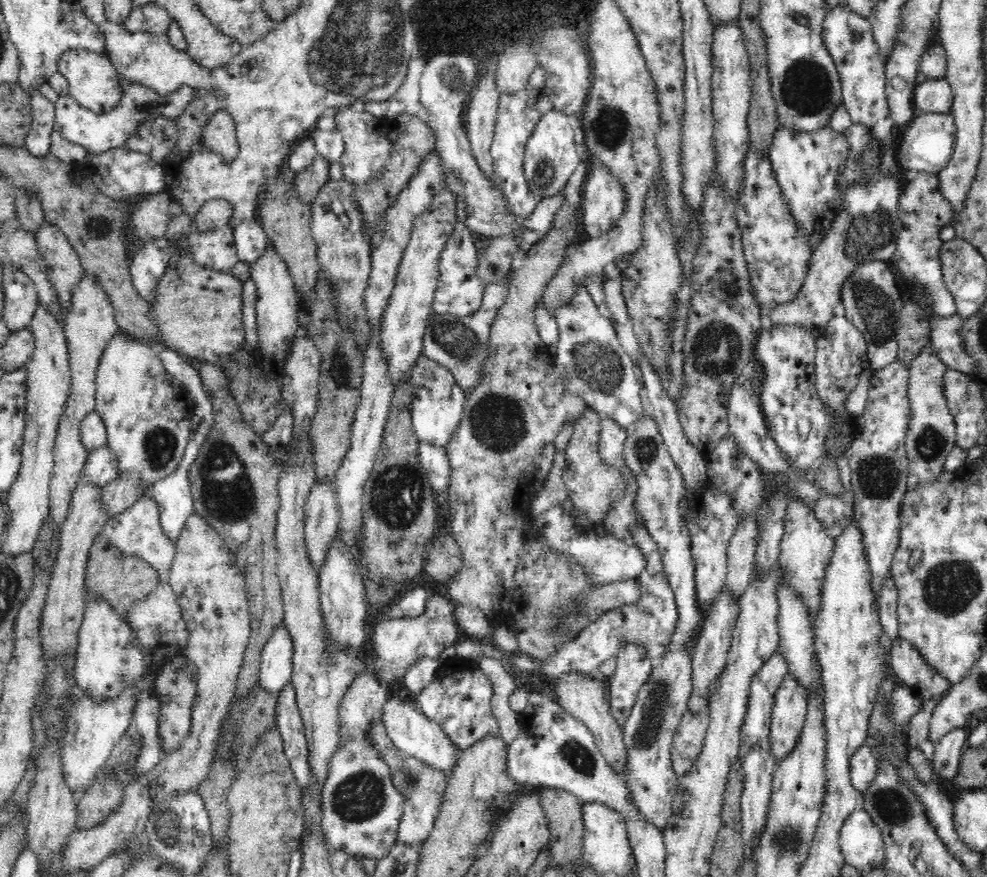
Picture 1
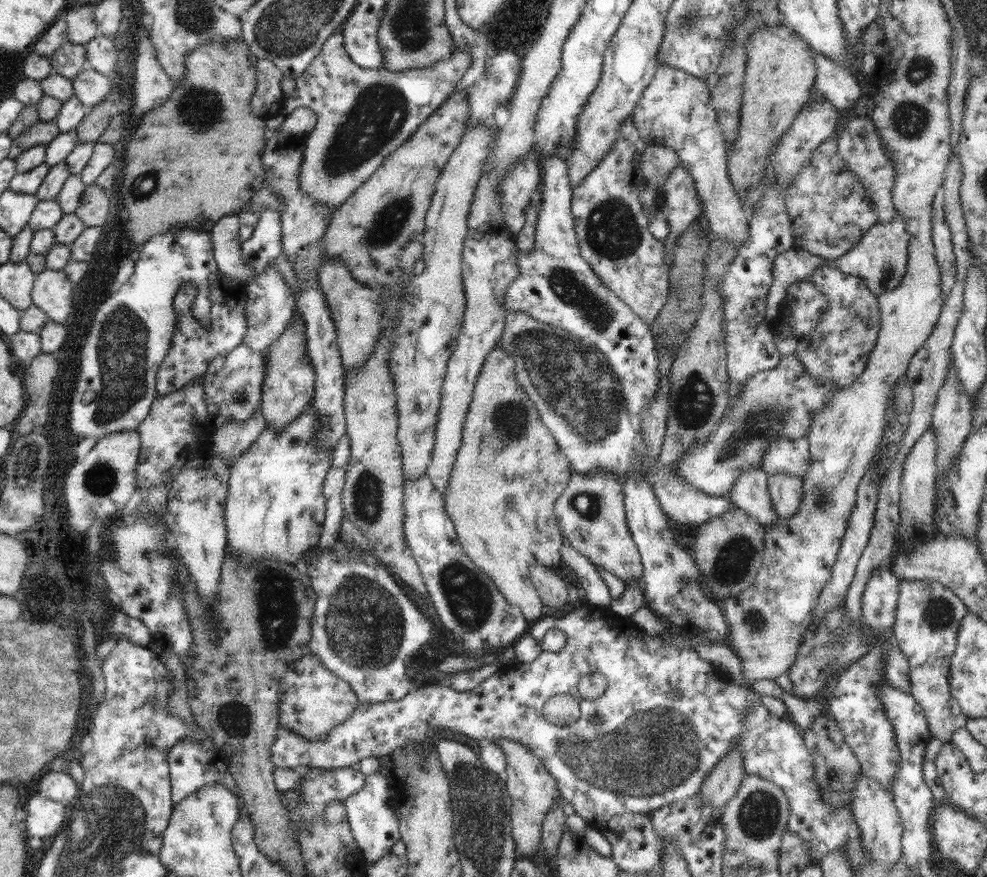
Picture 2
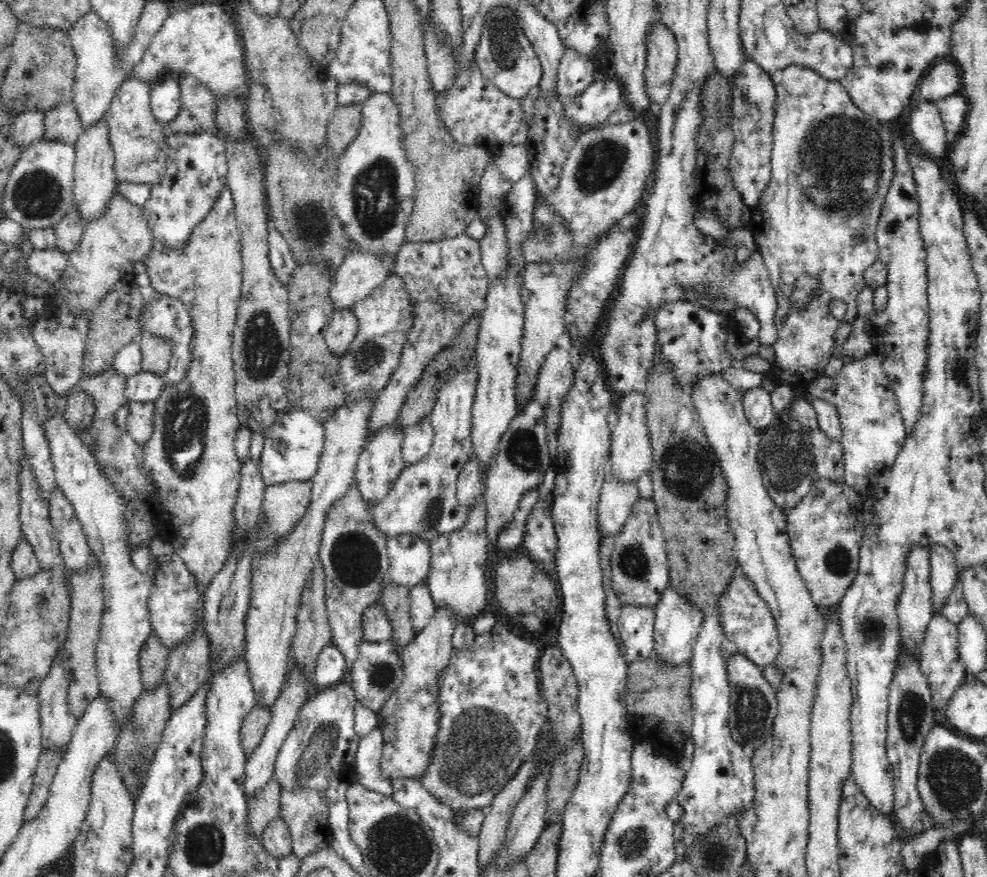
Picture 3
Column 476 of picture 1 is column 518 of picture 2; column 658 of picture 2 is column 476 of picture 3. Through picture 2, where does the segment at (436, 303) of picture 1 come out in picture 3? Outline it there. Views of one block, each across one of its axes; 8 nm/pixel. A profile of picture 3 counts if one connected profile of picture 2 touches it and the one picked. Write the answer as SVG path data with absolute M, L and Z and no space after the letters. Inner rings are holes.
M472 354L464 370L448 374L442 380L430 414L434 438L429 453L422 460L405 466L384 500L369 501L372 525L388 539L400 534L412 534L432 543L444 534L460 531L468 521L471 510L461 506L457 500L457 482L460 471L473 452L472 407L478 373L477 360Z

